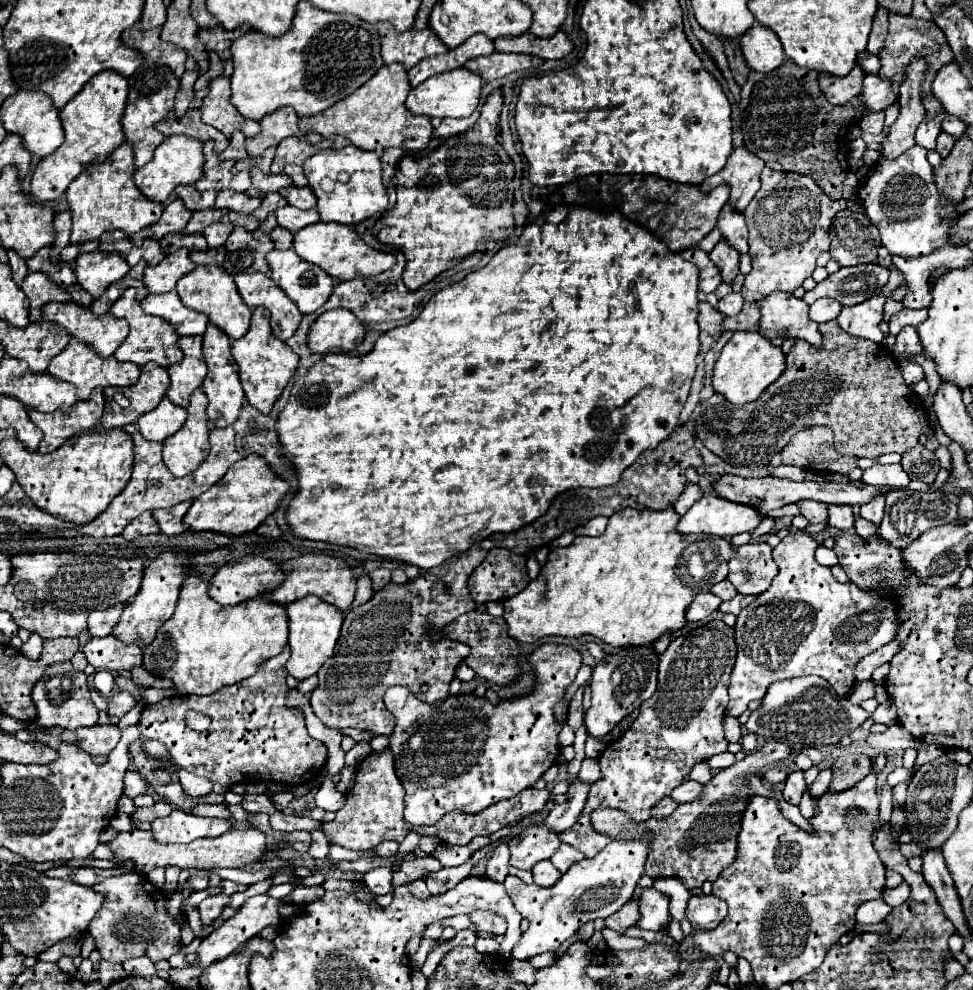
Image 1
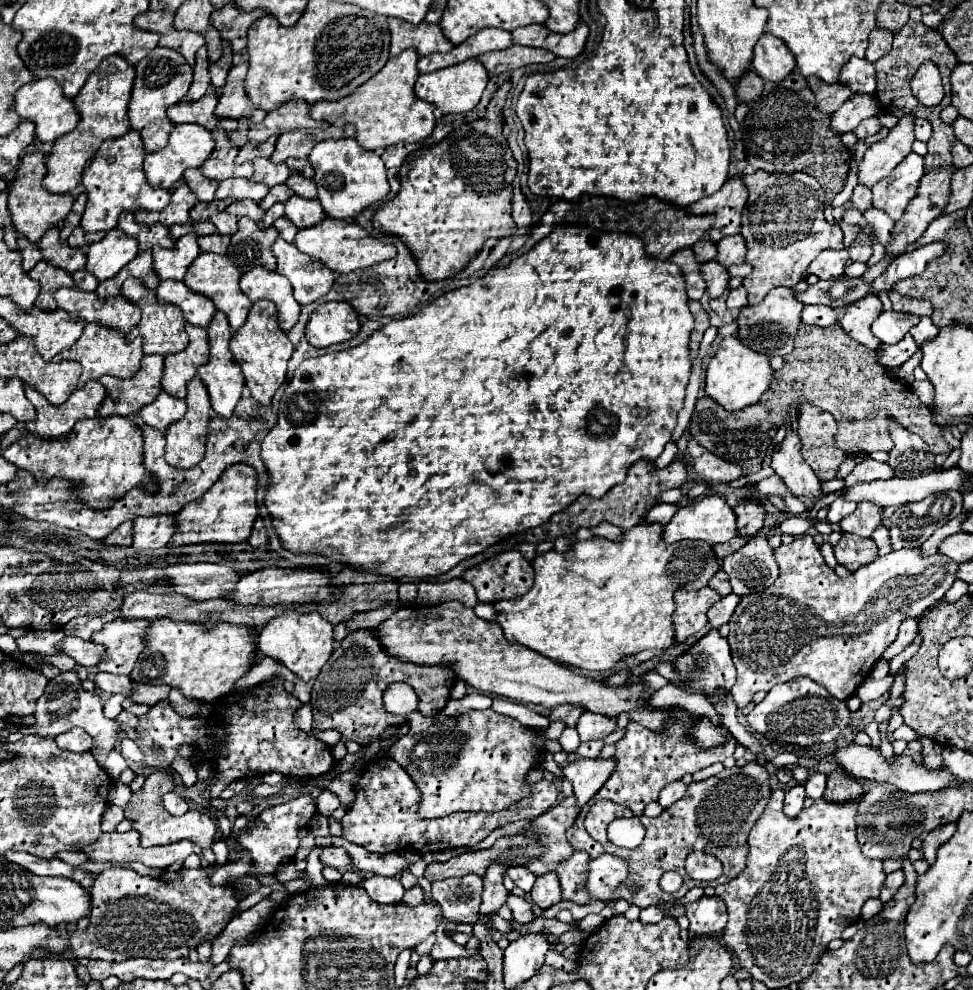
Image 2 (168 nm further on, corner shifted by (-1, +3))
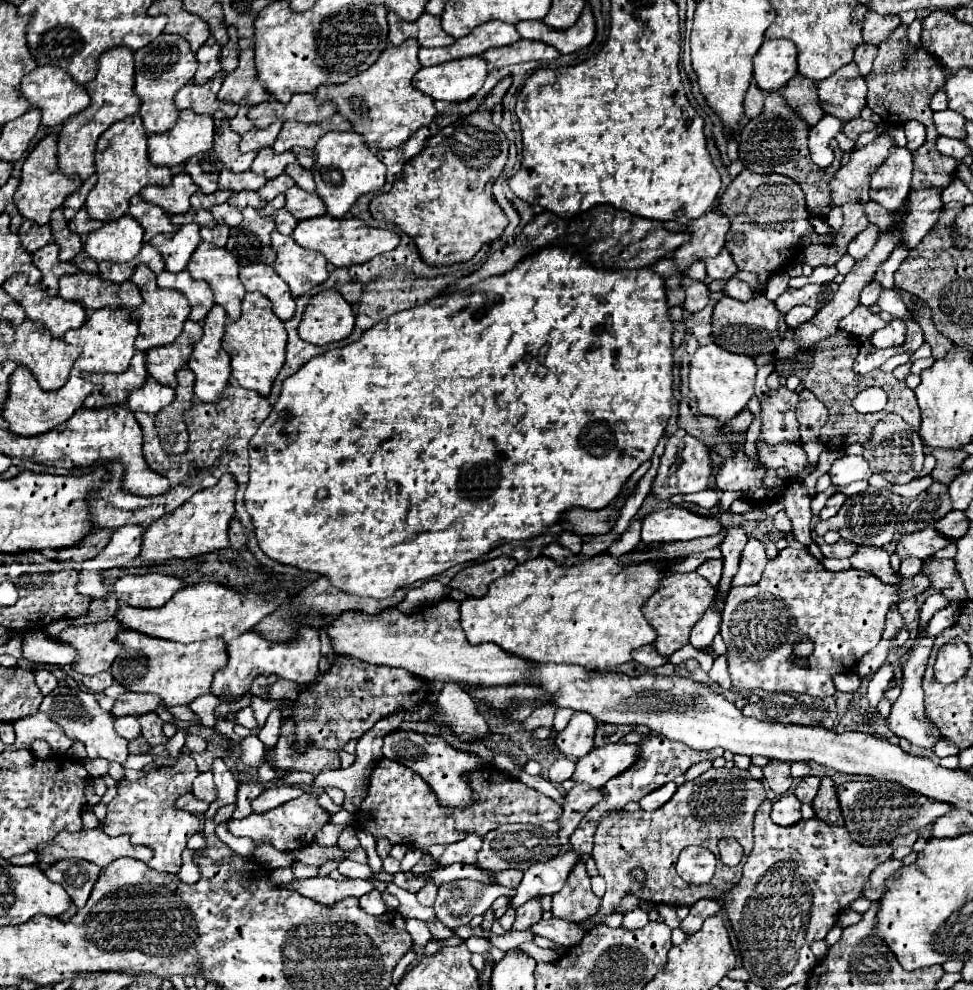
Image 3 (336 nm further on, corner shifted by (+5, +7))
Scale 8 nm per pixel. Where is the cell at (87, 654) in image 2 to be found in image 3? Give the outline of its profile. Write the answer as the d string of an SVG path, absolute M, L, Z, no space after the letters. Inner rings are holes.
M29 631L23 639L23 659L33 663L47 663L47 665L69 665L75 653L69 645L57 645L57 641L49 641L41 631Z

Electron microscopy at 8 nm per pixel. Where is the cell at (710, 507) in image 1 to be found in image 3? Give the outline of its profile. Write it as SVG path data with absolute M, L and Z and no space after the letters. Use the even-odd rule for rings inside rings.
M667 507L653 511L641 521L641 543L657 545L667 541L691 541L715 535L721 525L719 517L701 517L683 507Z

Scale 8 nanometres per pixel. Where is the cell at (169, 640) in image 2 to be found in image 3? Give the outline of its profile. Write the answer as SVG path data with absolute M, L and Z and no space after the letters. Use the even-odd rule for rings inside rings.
M119 631L117 641L123 645L121 655L111 665L111 675L117 683L135 693L155 693L167 707L189 705L195 697L209 691L213 673L227 665L225 641L207 639L201 643L173 643L145 637L143 633Z

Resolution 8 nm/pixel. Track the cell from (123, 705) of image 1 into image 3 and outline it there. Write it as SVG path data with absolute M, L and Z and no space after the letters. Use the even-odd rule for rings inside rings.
M117 717L115 725L117 725L117 733L121 733L121 737L125 737L127 741L133 741L141 735L141 725L135 717Z

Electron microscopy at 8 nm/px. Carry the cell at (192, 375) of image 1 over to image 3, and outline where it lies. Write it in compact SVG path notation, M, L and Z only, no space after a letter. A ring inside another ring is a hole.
M185 321L181 335L173 343L145 351L145 363L147 363L149 375L155 377L161 385L175 389L177 387L175 371L187 365L189 355L195 343L199 341L199 337L203 337L201 323Z

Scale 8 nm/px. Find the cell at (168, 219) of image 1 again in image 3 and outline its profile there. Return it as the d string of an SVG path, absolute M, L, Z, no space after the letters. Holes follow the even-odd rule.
M181 171L173 177L171 185L167 187L151 187L149 189L153 195L153 203L163 207L169 215L175 213L187 213L191 209L189 205L189 197L199 191L199 187L193 183L191 175L187 171Z

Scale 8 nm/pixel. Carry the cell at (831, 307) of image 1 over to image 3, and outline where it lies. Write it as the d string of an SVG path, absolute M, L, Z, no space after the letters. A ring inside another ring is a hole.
M793 307L785 315L785 323L787 323L787 327L797 327L797 325L809 321L813 315L815 315L815 309L811 309L811 307Z

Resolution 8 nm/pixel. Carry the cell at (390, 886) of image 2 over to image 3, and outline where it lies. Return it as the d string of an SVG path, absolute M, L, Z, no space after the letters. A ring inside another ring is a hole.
M375 889L375 891L371 891L371 893L367 893L367 895L363 895L361 899L359 899L359 907L365 911L365 913L369 913L369 915L373 915L373 917L379 917L379 915L383 915L387 909L385 909L385 903L383 903L383 899L381 899L381 893Z

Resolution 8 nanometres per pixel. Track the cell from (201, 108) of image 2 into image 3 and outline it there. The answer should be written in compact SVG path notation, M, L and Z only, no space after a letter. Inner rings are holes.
M213 77L209 83L203 83L203 85L187 83L185 87L179 89L175 103L179 109L193 109L195 113L201 113L201 115L205 113L213 115L221 107L221 101L217 99L221 83L223 83L221 77Z

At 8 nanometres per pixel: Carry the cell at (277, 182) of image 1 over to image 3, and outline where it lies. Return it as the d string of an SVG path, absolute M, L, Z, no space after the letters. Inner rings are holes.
M265 147L257 153L257 159L251 165L253 173L261 173L267 179L275 179L277 175L281 175L285 171L285 167L289 163L295 161L295 153L293 151L285 151L285 153L275 153L273 147Z

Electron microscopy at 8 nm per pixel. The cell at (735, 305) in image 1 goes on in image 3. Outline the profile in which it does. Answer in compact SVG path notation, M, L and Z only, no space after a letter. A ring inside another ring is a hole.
M735 277L725 283L725 291L723 293L733 297L733 299L739 299L739 301L749 301L755 295L747 283L743 283L743 281L735 279Z

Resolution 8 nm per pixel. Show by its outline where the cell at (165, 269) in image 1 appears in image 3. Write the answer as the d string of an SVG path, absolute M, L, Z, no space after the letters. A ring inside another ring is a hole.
M187 223L175 233L159 233L149 241L165 259L165 269L171 273L179 273L187 267L187 261L191 259L191 253L201 243L199 237L199 225Z

